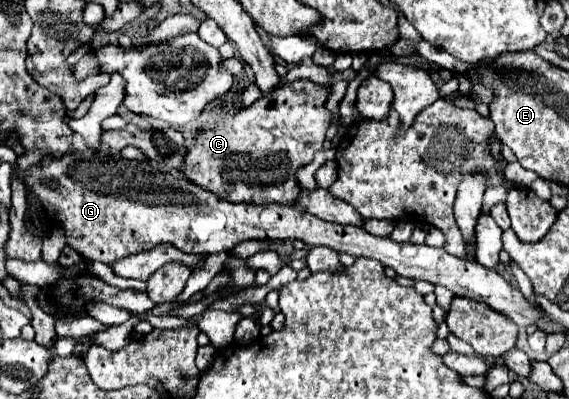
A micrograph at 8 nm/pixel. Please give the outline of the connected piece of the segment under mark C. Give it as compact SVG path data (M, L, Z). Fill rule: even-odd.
M313 81L279 85L253 105L233 115L203 123L179 171L191 183L229 203L293 205L301 193L295 173L323 149L331 111L325 107L329 87Z

